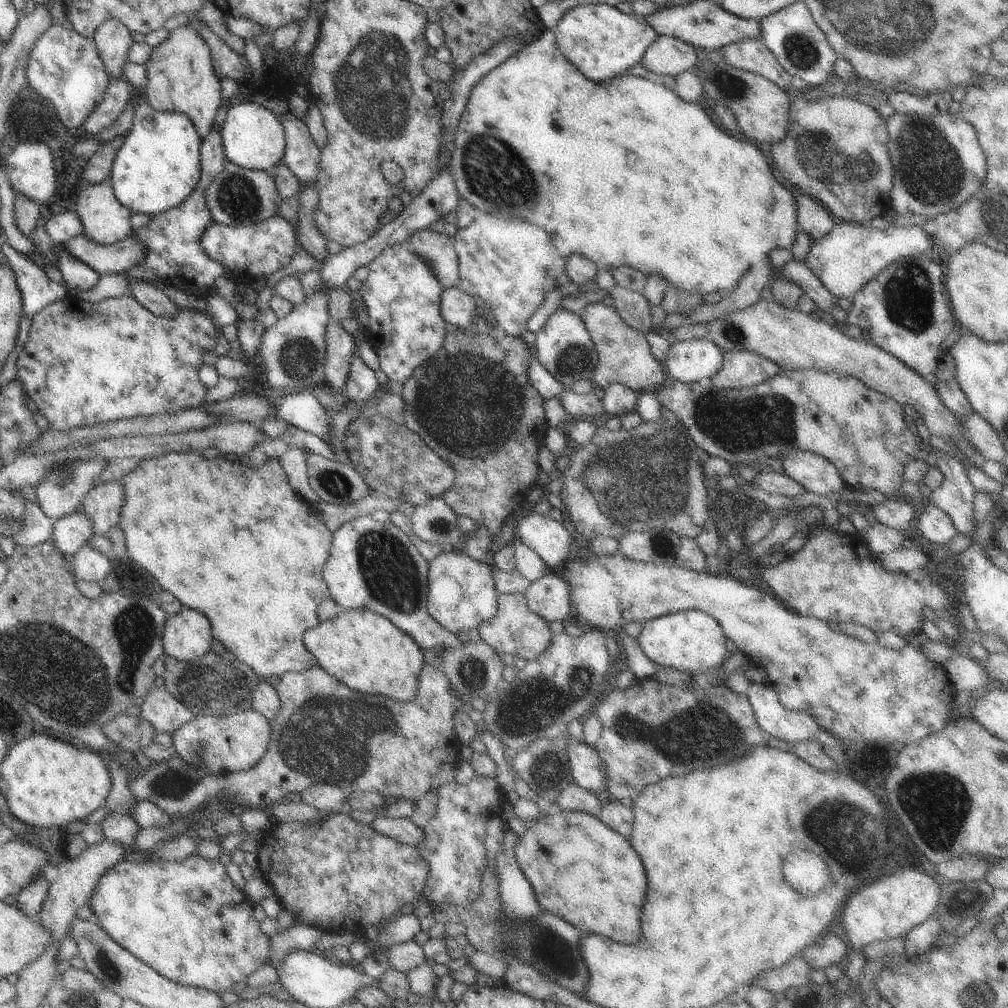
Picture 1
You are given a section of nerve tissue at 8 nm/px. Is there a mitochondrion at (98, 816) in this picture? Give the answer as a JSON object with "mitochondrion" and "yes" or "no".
{"mitochondrion":"no"}

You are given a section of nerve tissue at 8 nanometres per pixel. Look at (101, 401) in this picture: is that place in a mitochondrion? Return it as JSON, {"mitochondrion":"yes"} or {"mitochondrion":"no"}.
{"mitochondrion":"no"}

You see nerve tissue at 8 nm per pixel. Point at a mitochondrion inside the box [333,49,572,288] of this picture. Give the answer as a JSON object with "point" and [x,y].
{"point":[495,174]}

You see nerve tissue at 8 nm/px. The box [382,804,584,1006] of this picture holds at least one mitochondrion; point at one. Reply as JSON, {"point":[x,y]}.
{"point":[543,947]}

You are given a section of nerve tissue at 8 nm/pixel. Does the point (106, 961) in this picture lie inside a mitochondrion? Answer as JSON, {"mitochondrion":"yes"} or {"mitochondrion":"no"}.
{"mitochondrion":"yes"}

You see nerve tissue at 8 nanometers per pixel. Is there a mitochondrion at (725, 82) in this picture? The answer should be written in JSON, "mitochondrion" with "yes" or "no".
{"mitochondrion":"yes"}

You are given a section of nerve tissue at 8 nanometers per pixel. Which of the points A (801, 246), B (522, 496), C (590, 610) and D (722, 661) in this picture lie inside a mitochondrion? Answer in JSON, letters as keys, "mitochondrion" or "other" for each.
{"A":"other","B":"other","C":"mitochondrion","D":"other"}

